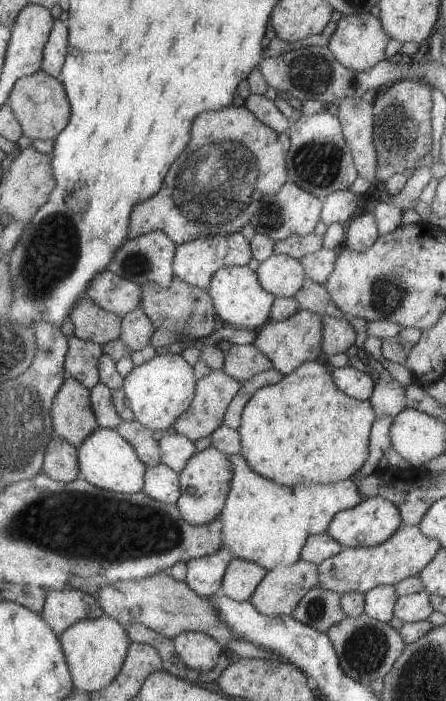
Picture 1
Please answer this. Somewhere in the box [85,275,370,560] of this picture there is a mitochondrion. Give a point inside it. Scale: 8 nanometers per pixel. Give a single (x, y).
(186, 325)

